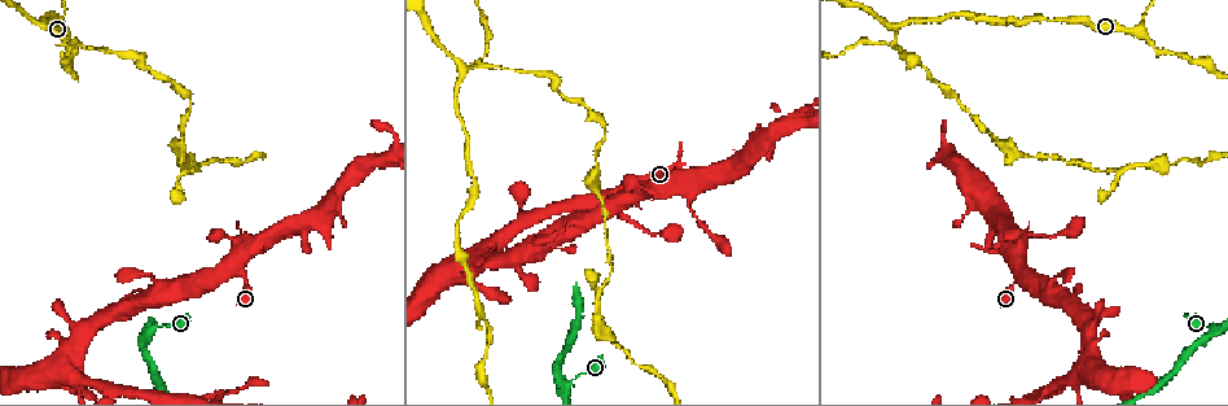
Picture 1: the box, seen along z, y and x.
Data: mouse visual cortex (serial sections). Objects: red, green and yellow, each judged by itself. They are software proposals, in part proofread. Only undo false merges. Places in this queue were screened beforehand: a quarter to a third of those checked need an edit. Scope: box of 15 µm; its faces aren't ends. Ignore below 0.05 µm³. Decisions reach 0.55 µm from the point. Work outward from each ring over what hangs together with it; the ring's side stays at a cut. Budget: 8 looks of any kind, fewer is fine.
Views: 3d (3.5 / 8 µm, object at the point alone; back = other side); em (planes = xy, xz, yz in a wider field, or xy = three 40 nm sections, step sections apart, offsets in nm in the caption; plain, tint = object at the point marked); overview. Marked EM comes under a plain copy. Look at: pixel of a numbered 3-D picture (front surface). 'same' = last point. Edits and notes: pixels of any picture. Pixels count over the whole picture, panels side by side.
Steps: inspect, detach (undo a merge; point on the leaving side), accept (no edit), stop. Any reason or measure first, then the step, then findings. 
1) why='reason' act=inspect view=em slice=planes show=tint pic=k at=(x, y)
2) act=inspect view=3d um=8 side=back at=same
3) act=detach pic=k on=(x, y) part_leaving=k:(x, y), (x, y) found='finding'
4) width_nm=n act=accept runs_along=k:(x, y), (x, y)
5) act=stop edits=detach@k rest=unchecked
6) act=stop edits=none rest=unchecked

why='three arms meet' act=inspect view=3d um=3.5 pic=1 at=(1138, 30)

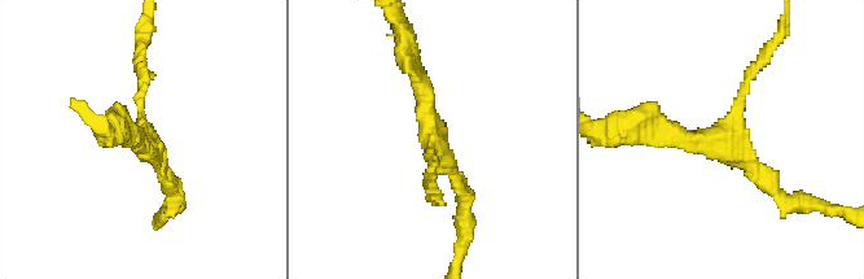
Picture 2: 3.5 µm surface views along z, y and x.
act=accept runs_along=2:(643, 129), (732, 142), (779, 194) found='continuous, no second cell'

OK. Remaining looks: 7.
why='arms part here' act=inspect view=3d um=8 pic=1 at=(895, 40)

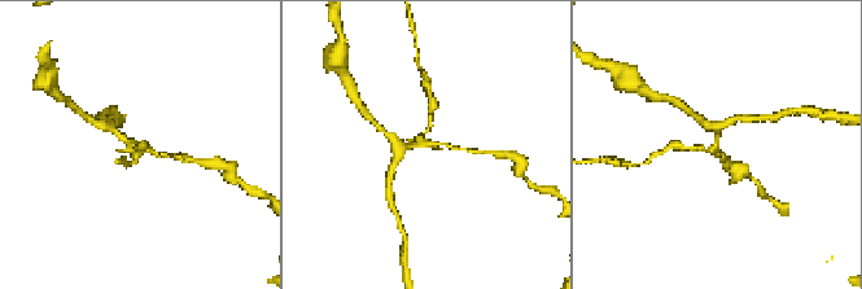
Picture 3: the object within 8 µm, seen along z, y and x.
why='zoom in' act=inspect view=3d um=3.5 pic=3 at=(421, 144)

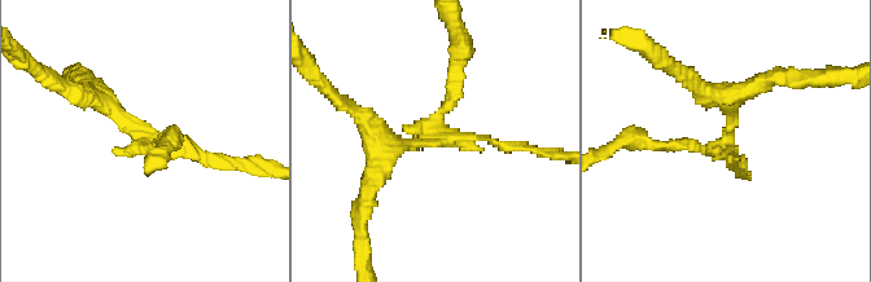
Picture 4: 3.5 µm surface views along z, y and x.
arms=3 arm_widths_nm=100,150,250 act=detach pic=4 on=(449, 104) part_leaving=4:(430, 140), (534, 149) found='a second cell is stuck on'

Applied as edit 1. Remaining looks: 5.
act=inspect view=overview

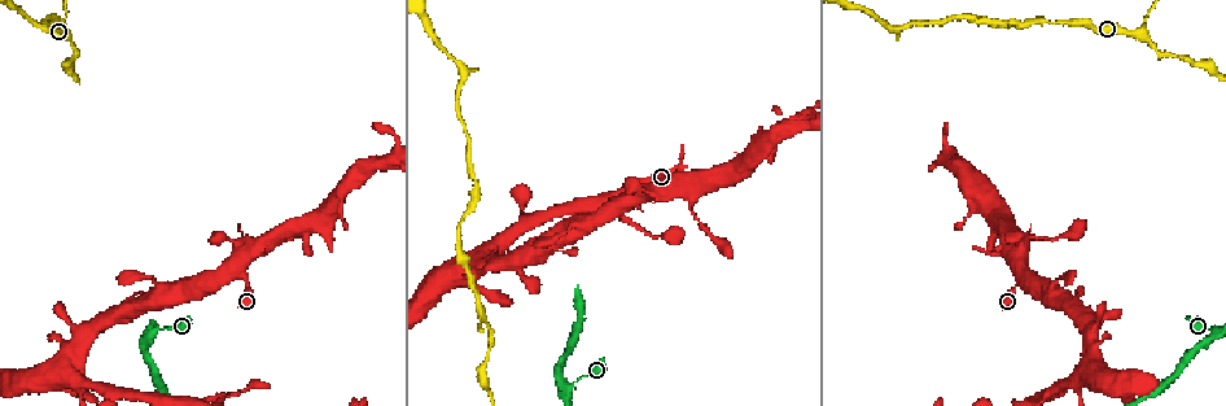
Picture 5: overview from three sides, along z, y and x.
why='three arms meet' act=inspect view=3d um=3.5 pic=5 at=(691, 192)

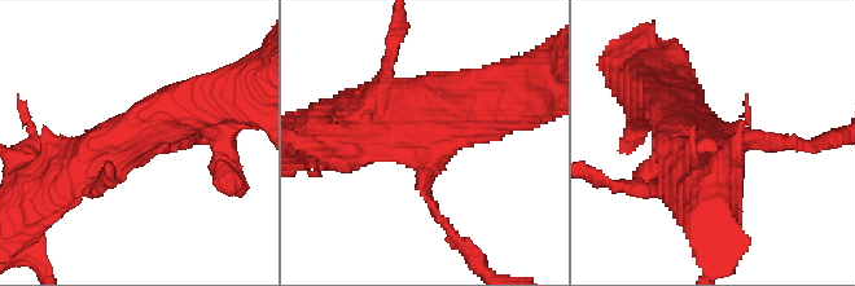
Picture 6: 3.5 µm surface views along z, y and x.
act=inspect view=em slice=xy step=5 show=tint pic=6 at=(432, 134)

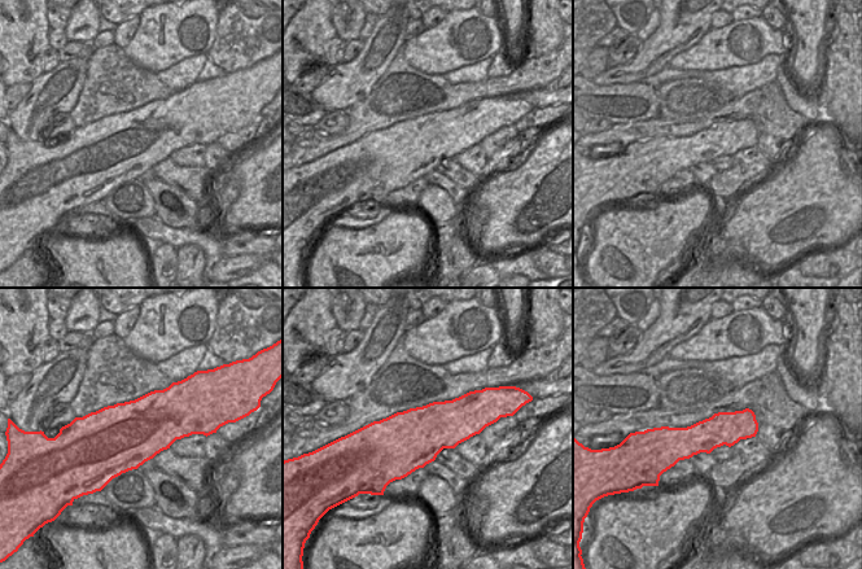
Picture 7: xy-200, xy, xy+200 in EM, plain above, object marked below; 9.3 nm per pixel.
act=accept runs_along=6:(43, 193), (75, 162), (194, 110) found='one cell here'

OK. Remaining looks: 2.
act=stop edits=detach@4 rest=unchecked

